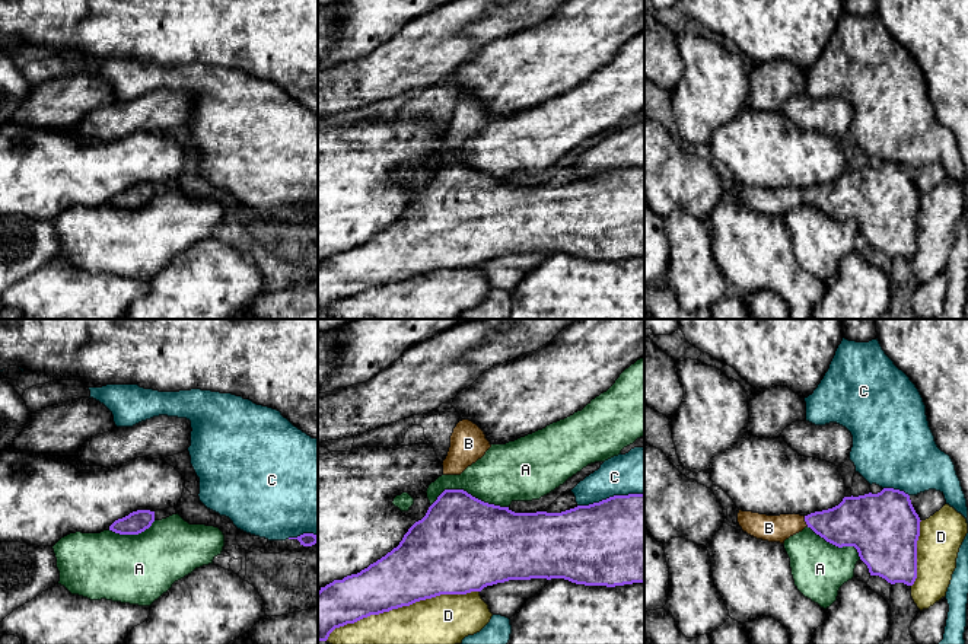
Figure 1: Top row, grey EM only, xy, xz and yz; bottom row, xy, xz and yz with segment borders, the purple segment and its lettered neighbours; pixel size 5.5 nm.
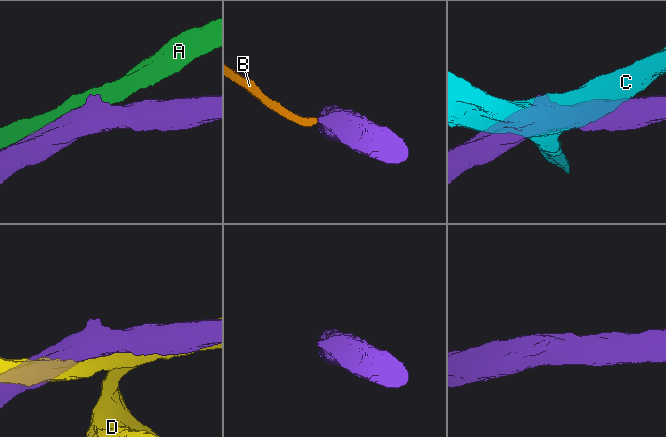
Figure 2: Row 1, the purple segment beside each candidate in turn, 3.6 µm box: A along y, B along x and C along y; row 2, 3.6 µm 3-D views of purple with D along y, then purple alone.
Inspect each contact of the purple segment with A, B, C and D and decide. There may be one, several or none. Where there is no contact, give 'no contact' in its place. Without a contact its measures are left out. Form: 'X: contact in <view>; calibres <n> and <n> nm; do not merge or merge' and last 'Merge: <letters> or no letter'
A: contact in xz; calibres 480 and 320 nm; do not merge
B: contact in yz; calibres 260 and 140 nm; merge
C: contact in xz; calibres 480 and 260 nm; do not merge
D: contact in xz; calibres 360 and 440 nm; do not merge
Merge: B

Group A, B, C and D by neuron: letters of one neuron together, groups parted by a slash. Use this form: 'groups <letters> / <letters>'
groups A / B / C / D

